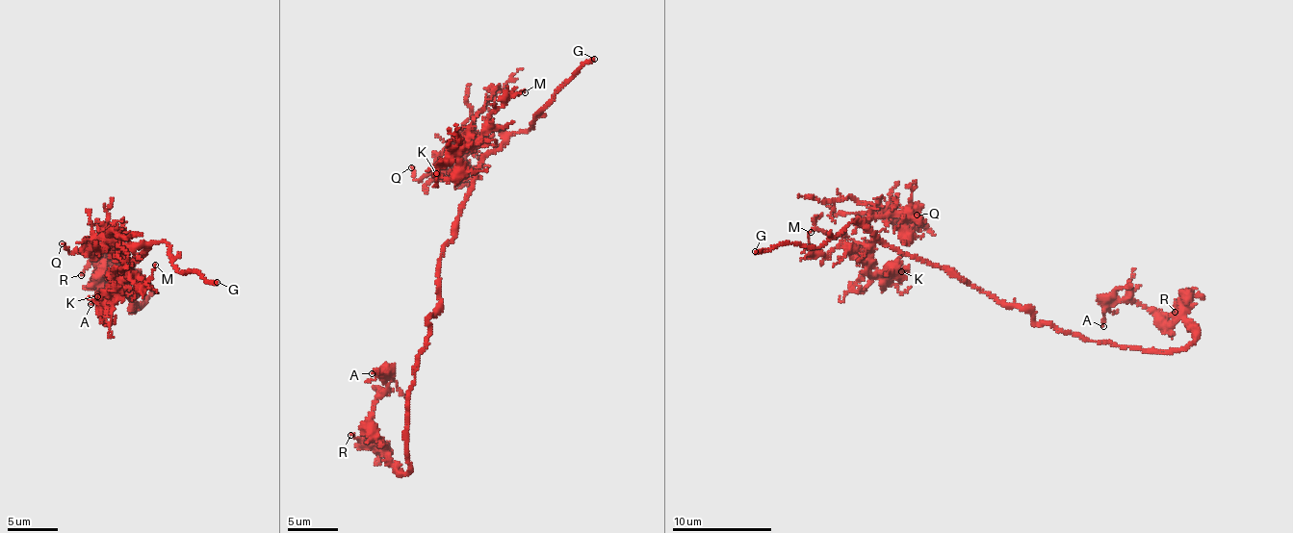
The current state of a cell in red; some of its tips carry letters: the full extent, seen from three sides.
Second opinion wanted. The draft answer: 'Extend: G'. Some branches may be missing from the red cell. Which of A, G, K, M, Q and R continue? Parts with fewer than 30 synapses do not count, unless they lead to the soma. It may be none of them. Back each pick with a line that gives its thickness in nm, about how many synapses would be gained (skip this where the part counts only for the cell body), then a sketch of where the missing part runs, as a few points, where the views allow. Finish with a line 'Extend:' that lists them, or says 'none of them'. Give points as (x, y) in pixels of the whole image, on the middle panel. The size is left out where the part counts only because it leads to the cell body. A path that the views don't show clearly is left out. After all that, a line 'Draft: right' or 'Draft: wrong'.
G: calibre 240 nm; course (594, 59), (637, 51), (659, 70), (660, 57), (632, 31), (600, 31), (549, 10)
Extend: G
Draft: right

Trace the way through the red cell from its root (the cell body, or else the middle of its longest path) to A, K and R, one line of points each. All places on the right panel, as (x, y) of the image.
A: (1026, 312), (1090, 341), (1143, 349), (1184, 350), (1195, 332), (1121, 299), (1103, 326)
K: (1026, 312), (1001, 306), (938, 266), (903, 255), (859, 222), (867, 223), (871, 232), (873, 266), (901, 271)
R: (1026, 312), (1037, 323), (1054, 324), (1090, 341), (1175, 351), (1186, 347), (1195, 332), (1183, 306), (1175, 312)

